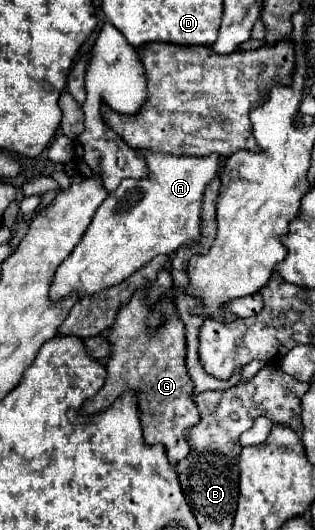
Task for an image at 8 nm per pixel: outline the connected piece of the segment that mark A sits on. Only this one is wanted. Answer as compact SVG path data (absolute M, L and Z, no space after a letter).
M144 152L144 160L148 166L148 174L140 180L124 180L96 210L86 234L82 236L80 244L72 250L68 260L60 264L56 270L54 282L52 282L52 298L60 300L62 296L78 290L80 298L100 292L102 288L120 284L124 278L134 274L140 266L150 262L158 254L172 254L176 248L190 240L200 240L200 224L202 224L202 198L204 190L212 180L220 176L220 156L208 154L208 156L168 156L158 152Z

